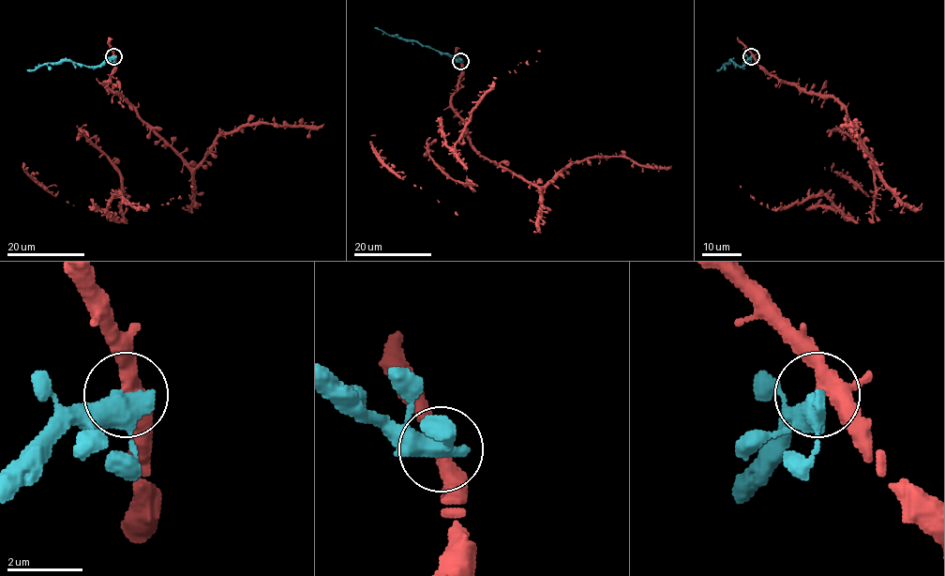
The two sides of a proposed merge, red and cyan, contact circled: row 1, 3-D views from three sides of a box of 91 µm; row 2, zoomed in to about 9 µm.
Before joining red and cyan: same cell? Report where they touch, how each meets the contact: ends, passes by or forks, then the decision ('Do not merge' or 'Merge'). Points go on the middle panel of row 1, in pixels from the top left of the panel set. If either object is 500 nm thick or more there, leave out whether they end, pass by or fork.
Place: (460, 61). At the ring red forks. At the ring cyan passes by. Do not merge

